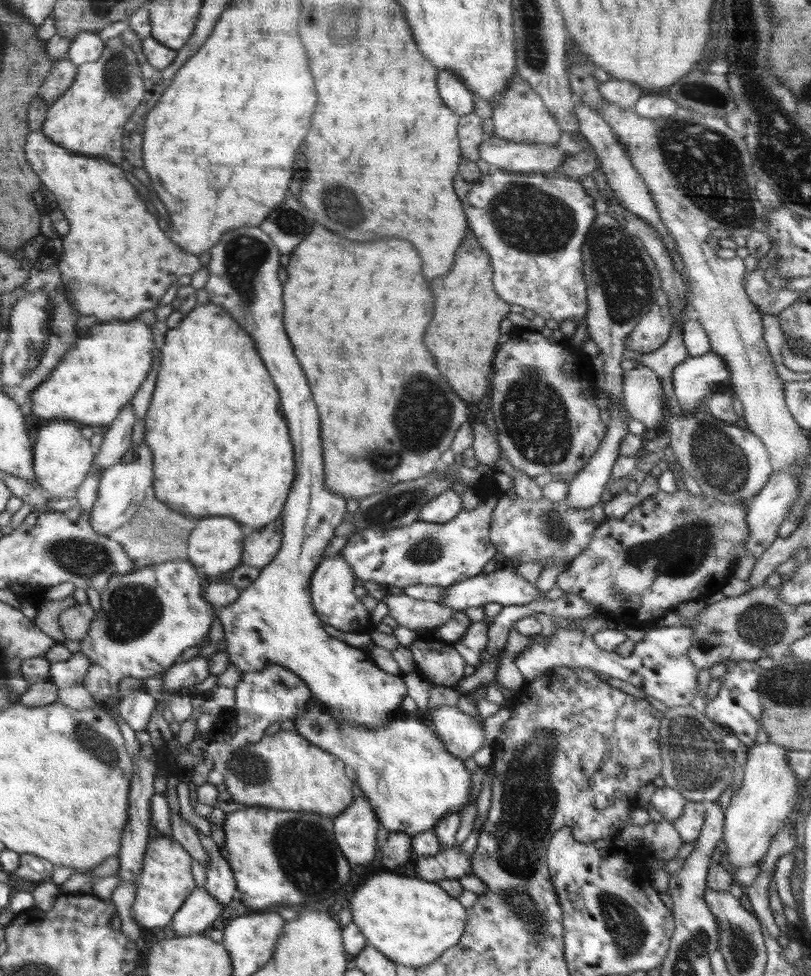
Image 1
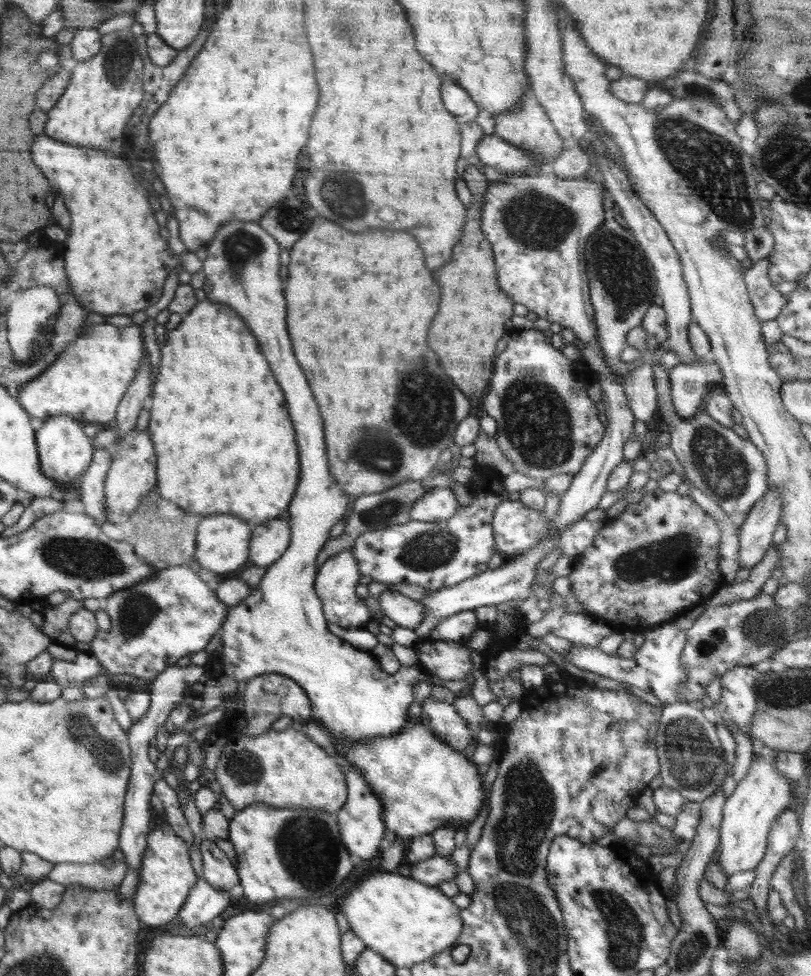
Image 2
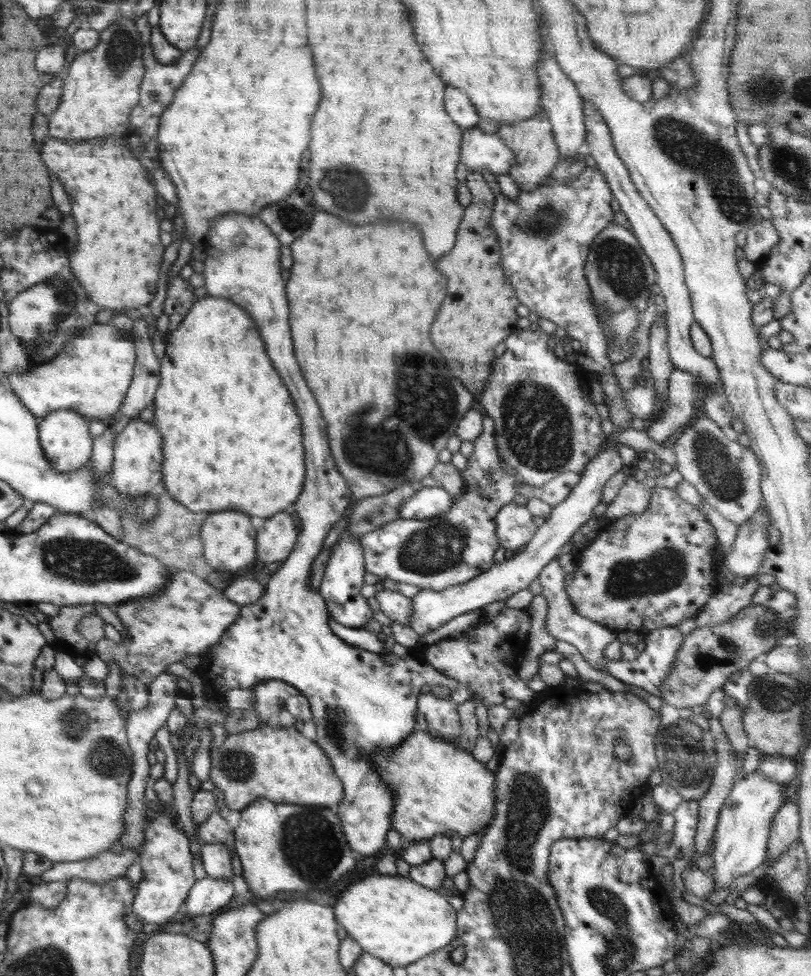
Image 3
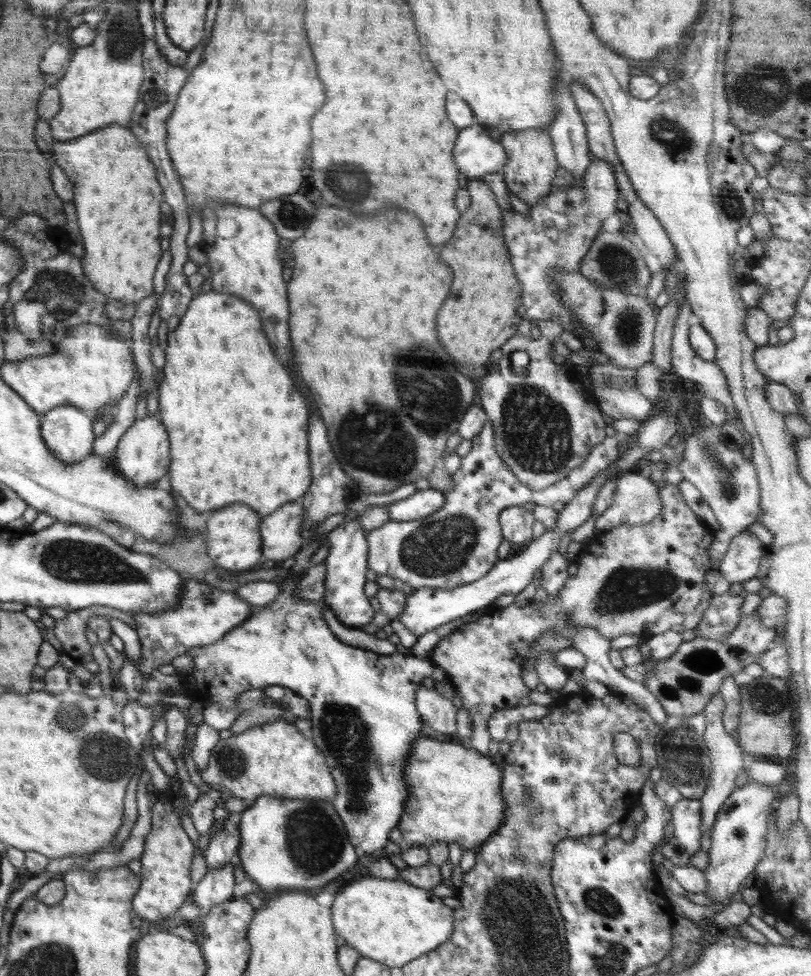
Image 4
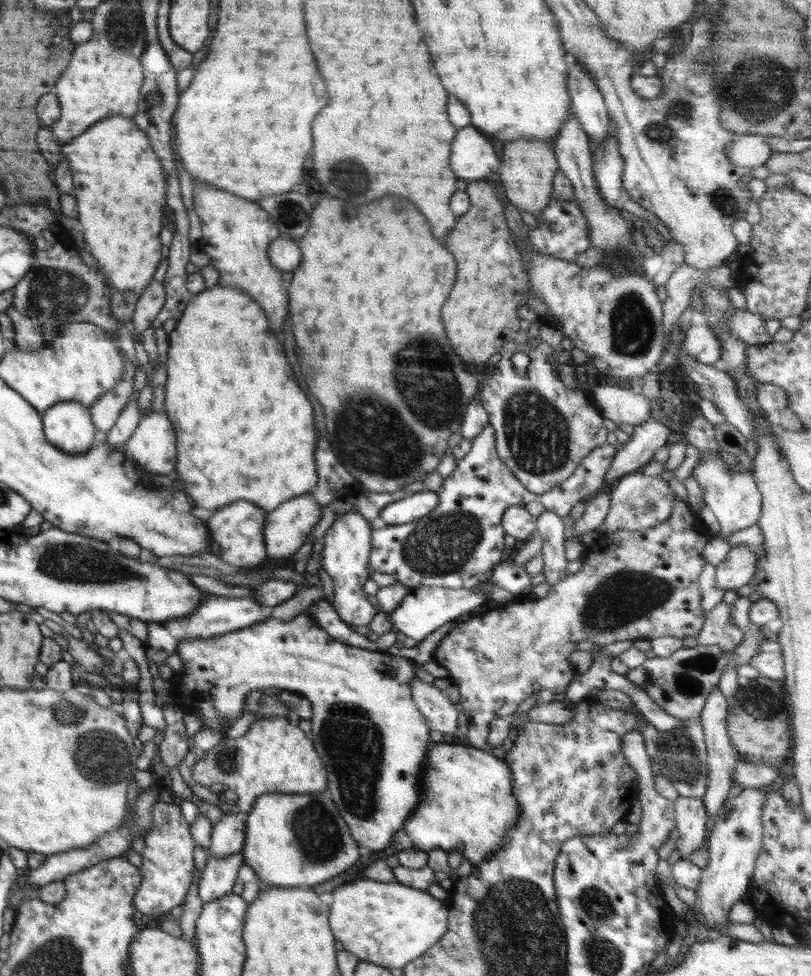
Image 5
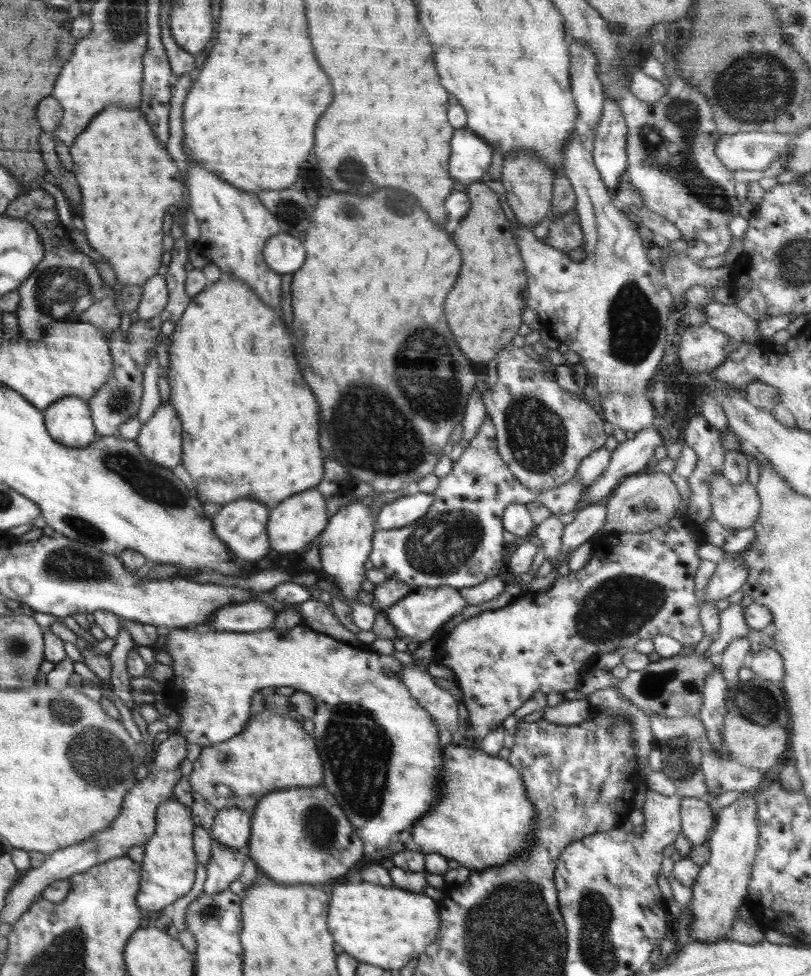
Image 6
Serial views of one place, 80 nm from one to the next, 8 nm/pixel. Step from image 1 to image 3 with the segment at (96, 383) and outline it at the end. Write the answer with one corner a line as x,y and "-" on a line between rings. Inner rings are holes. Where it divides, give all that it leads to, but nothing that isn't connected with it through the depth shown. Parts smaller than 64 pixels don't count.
92,325
81,327
74,339
64,343
64,349
54,358
32,367
30,370
15,372
7,376
9,386
21,398
35,415
47,416
58,409
68,409
81,414
84,417
94,418
103,422
112,422
118,417
117,410
124,404
124,398
129,386
133,382
136,371
138,346
134,338
125,336
124,331
118,330
115,326

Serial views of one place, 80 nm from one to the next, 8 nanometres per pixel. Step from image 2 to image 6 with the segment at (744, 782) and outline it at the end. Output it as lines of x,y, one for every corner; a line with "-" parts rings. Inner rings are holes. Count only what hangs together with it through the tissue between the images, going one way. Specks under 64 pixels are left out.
741,794
729,806
719,809
716,818
716,827
707,839
708,862
700,867
698,878
692,886
694,919
690,926
690,938
702,944
726,940
726,934
732,930
738,907
747,903
748,883
758,850
757,806
752,795

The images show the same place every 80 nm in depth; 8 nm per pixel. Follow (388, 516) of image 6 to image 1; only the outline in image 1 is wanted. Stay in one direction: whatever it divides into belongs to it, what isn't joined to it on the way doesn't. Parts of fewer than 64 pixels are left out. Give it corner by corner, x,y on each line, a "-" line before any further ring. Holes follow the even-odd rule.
447,490
422,506
418,521
446,523
452,521
462,510
460,495
456,491

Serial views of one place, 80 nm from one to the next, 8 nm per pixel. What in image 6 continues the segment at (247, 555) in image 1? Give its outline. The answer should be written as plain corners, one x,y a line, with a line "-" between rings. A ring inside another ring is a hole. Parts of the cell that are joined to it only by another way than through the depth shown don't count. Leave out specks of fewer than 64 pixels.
315,488
304,490
284,500
280,505
270,511
267,522
269,545
274,552
280,554
296,552
314,542
328,524
328,514
324,494

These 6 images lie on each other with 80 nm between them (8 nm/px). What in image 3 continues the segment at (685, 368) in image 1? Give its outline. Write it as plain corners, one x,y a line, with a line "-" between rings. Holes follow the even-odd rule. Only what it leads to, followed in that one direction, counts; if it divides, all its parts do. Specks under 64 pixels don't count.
673,368
669,376
668,407
662,417
648,427
648,437
662,446
666,439
676,434
694,416
696,402
696,375

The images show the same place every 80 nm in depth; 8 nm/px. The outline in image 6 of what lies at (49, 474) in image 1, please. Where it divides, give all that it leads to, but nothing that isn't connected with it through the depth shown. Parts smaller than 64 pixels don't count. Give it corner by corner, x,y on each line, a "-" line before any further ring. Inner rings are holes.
76,396
61,398
46,409
50,436
68,447
84,448
94,440
90,407
85,399

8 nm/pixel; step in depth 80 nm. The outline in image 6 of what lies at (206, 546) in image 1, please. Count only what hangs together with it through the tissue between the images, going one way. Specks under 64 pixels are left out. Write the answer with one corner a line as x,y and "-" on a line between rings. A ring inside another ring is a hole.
236,500
223,506
222,510
214,515
213,531
229,547
235,561
256,563
270,552
267,533
270,511
266,505
258,501

